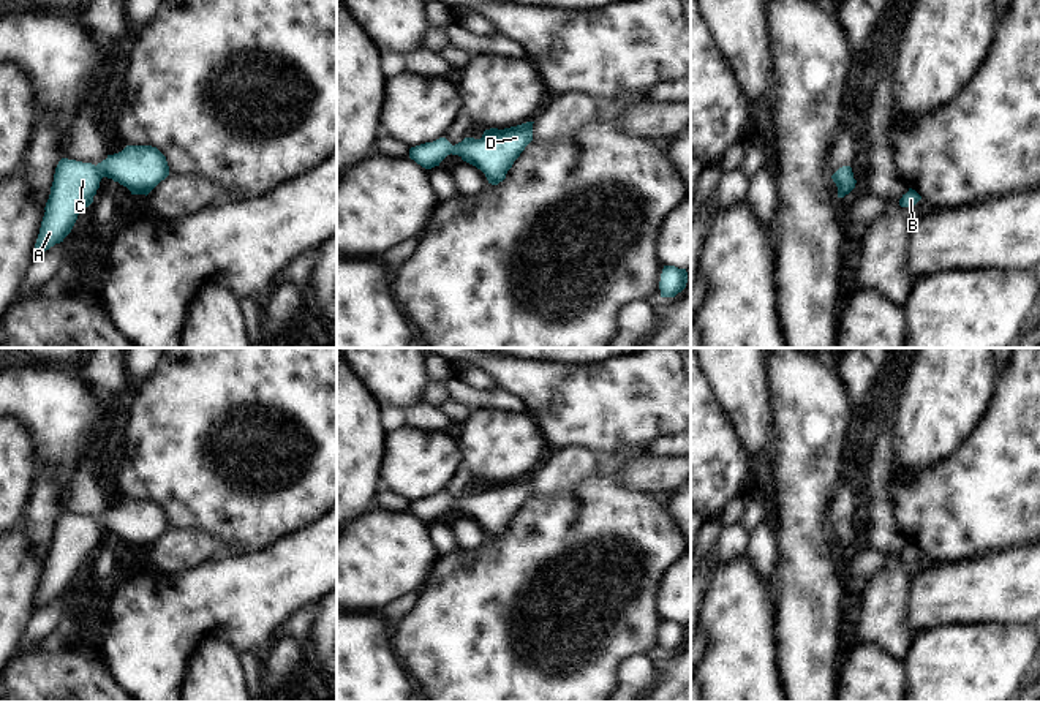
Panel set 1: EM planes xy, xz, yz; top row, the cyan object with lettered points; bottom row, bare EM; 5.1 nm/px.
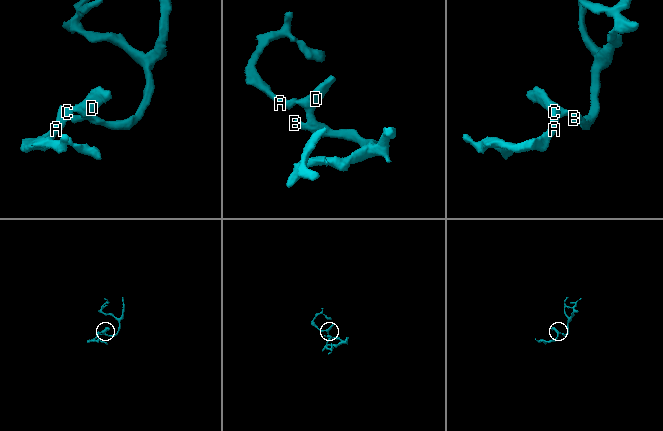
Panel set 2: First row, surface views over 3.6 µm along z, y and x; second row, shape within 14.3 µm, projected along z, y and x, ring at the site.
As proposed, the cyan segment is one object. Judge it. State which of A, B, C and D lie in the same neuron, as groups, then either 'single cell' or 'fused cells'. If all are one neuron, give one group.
A B C D | single cell

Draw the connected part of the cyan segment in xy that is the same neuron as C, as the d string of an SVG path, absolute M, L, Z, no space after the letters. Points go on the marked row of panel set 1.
M126 145L122 152L107 155L96 166L62 158L44 207L35 255L63 242L79 212L93 202L103 177L126 187L131 194L147 196L168 176L166 157L152 145Z

